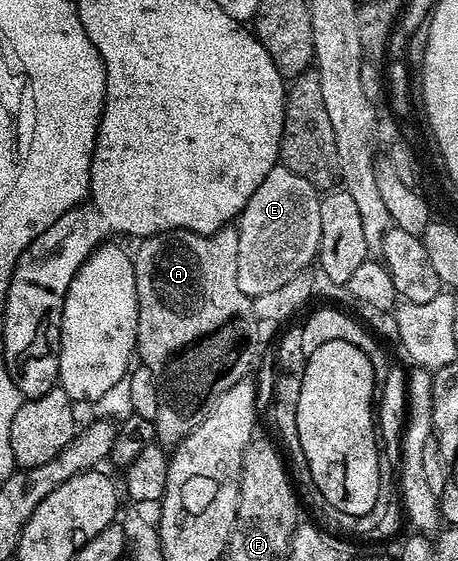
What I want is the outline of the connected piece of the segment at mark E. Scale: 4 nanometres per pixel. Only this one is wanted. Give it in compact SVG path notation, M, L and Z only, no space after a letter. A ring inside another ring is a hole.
M276 165L268 176L264 176L260 188L252 192L248 204L237 219L238 227L238 263L236 264L236 284L240 284L240 292L251 299L263 292L273 292L276 288L288 284L298 274L307 273L317 259L320 248L320 204L322 199L318 187L308 184L304 176L296 176L284 165Z

